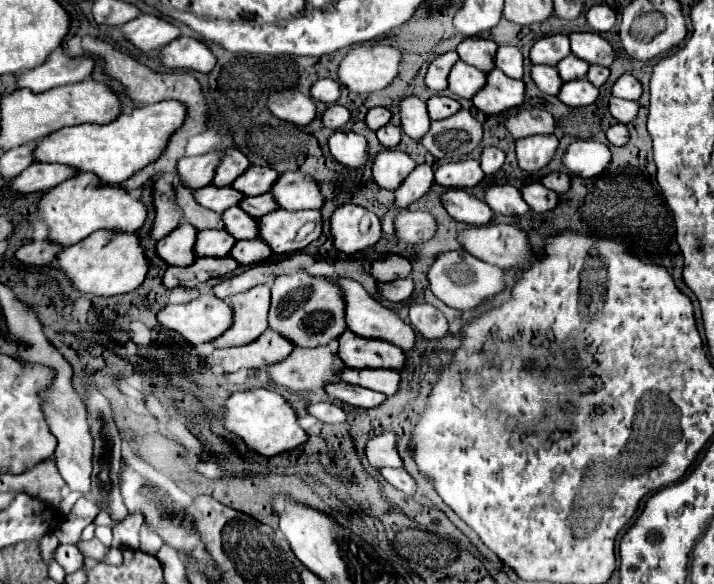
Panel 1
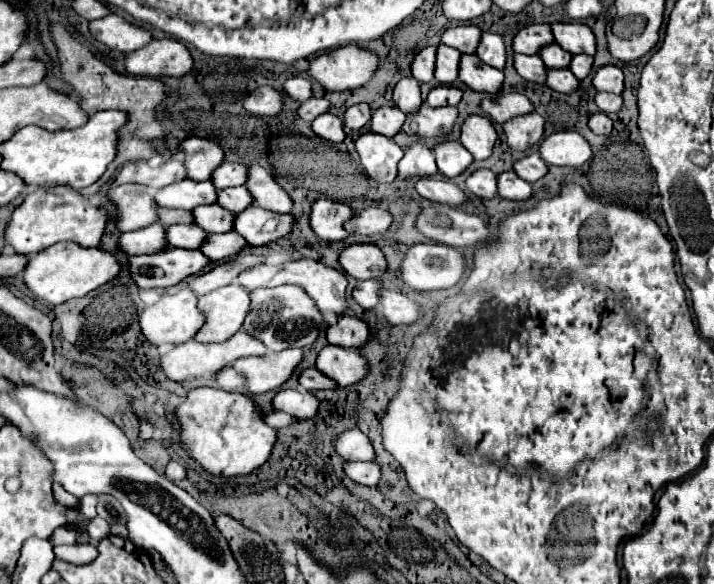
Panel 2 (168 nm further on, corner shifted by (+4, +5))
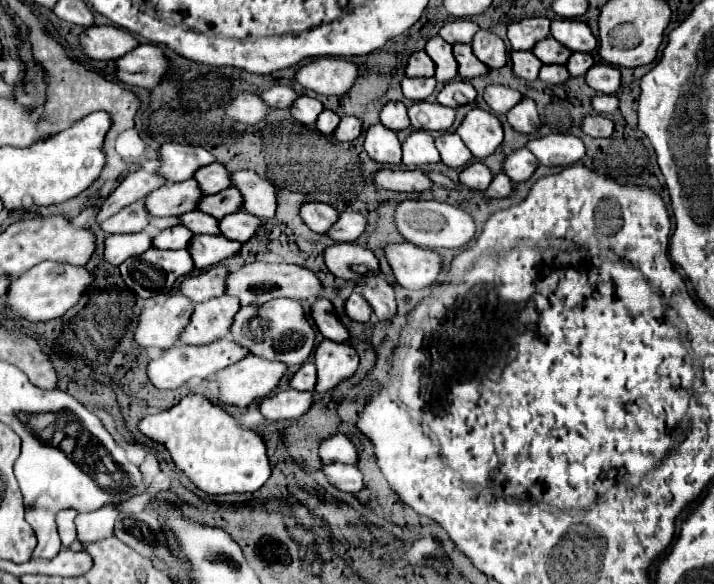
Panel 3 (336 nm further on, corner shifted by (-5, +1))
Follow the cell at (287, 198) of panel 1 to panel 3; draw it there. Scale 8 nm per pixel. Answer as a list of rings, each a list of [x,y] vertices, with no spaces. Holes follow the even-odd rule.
[[[254,171],[232,173],[232,185],[238,187],[244,195],[244,209],[264,209],[264,197],[272,197],[272,207],[276,207],[274,185]]]

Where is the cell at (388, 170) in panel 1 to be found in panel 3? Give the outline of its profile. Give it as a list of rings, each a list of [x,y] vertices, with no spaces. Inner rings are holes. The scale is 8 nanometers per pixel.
[[[382,123],[368,127],[364,149],[368,157],[376,163],[400,165],[402,163],[402,143],[394,131],[386,129]]]

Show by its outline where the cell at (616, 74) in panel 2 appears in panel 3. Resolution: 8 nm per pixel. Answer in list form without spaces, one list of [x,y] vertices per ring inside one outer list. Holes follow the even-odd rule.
[[[594,65],[584,75],[586,83],[600,93],[618,93],[622,87],[622,75],[616,67],[610,65]]]

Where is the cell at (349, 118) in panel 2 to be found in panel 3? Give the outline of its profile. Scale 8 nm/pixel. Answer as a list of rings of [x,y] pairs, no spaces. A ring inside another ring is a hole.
[[[342,117],[340,127],[334,131],[334,137],[340,141],[354,141],[362,133],[362,121],[358,117]]]

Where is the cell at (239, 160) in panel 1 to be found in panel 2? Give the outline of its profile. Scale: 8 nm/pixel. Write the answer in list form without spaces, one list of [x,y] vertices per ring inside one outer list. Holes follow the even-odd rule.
[[[187,137],[177,145],[177,149],[185,155],[183,165],[187,167],[187,177],[195,181],[211,179],[211,171],[225,159],[217,143],[201,137]]]

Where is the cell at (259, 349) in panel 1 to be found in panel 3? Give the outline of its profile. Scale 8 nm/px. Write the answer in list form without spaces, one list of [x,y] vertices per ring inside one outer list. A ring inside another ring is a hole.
[[[220,339],[216,343],[210,345],[202,345],[202,347],[194,347],[194,345],[176,345],[168,351],[164,351],[164,355],[156,361],[150,361],[148,365],[148,377],[152,381],[154,387],[158,389],[178,389],[180,385],[184,385],[188,379],[192,377],[202,377],[206,379],[208,375],[222,371],[226,367],[230,367],[232,363],[236,363],[236,359],[244,359],[250,351],[238,343],[234,343],[232,339]]]

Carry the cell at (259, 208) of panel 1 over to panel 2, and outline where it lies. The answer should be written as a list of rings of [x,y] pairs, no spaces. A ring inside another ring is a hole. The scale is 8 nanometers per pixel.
[[[229,187],[229,189],[219,191],[219,201],[217,203],[223,209],[237,215],[239,211],[247,209],[253,203],[253,199],[251,199],[251,193],[245,187]]]

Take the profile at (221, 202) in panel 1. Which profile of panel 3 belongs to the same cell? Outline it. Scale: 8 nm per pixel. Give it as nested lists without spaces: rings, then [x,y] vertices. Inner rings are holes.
[[[188,179],[182,183],[164,185],[152,195],[146,197],[146,207],[152,217],[168,217],[168,215],[184,215],[198,209],[200,199],[204,197],[196,179]]]

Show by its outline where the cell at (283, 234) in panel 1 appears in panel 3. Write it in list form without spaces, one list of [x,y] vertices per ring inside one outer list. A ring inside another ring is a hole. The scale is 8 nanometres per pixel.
[[[238,211],[238,213],[232,213],[224,219],[220,219],[222,235],[228,237],[228,239],[240,241],[240,243],[246,243],[252,237],[256,237],[262,227],[264,227],[262,219],[258,219],[254,215],[248,215],[244,211]]]

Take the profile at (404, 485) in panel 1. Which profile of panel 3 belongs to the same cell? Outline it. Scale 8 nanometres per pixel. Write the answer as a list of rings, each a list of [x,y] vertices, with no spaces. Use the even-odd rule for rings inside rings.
[[[330,463],[324,467],[326,479],[338,487],[340,491],[348,493],[358,493],[364,489],[362,481],[362,471],[356,465],[346,465],[346,463]]]

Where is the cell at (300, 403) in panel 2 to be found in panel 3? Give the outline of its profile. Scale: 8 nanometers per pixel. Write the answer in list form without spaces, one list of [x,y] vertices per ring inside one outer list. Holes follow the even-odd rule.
[[[286,389],[270,395],[260,401],[260,411],[268,421],[284,421],[284,419],[300,419],[308,413],[314,399],[308,391]]]

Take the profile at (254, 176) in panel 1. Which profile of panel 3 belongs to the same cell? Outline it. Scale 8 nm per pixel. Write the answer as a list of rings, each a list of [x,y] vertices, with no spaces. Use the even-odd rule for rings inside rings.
[[[212,163],[208,167],[202,167],[200,171],[196,171],[194,177],[200,183],[200,187],[204,187],[204,195],[214,195],[232,187],[230,171],[222,163]]]

